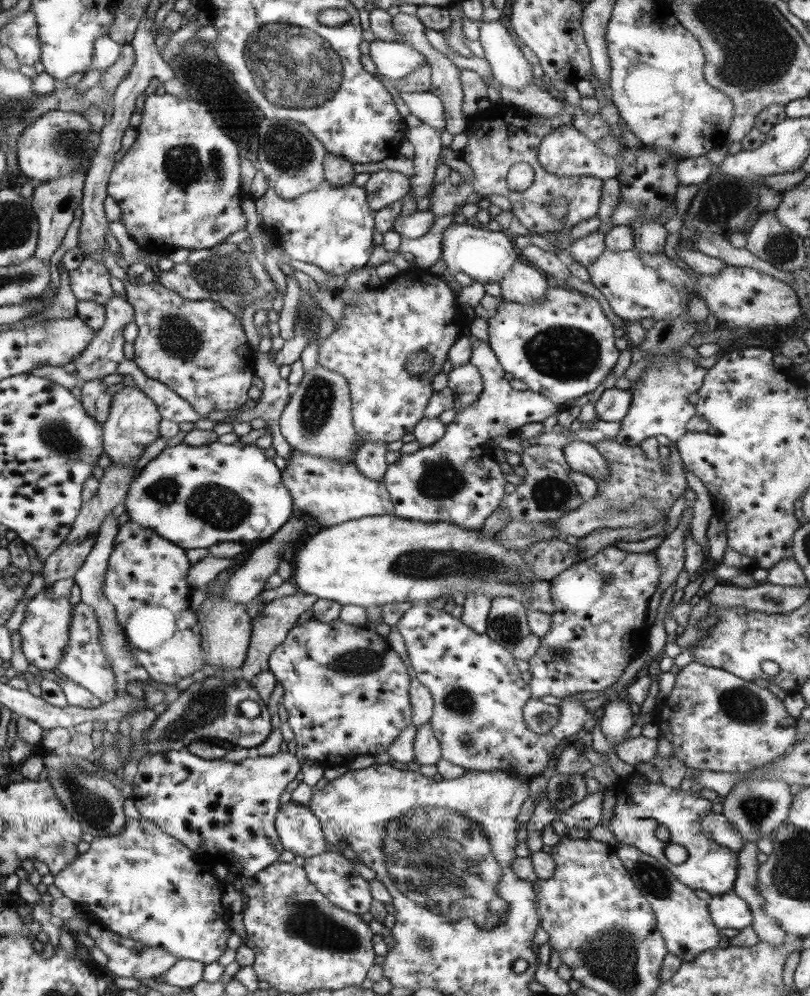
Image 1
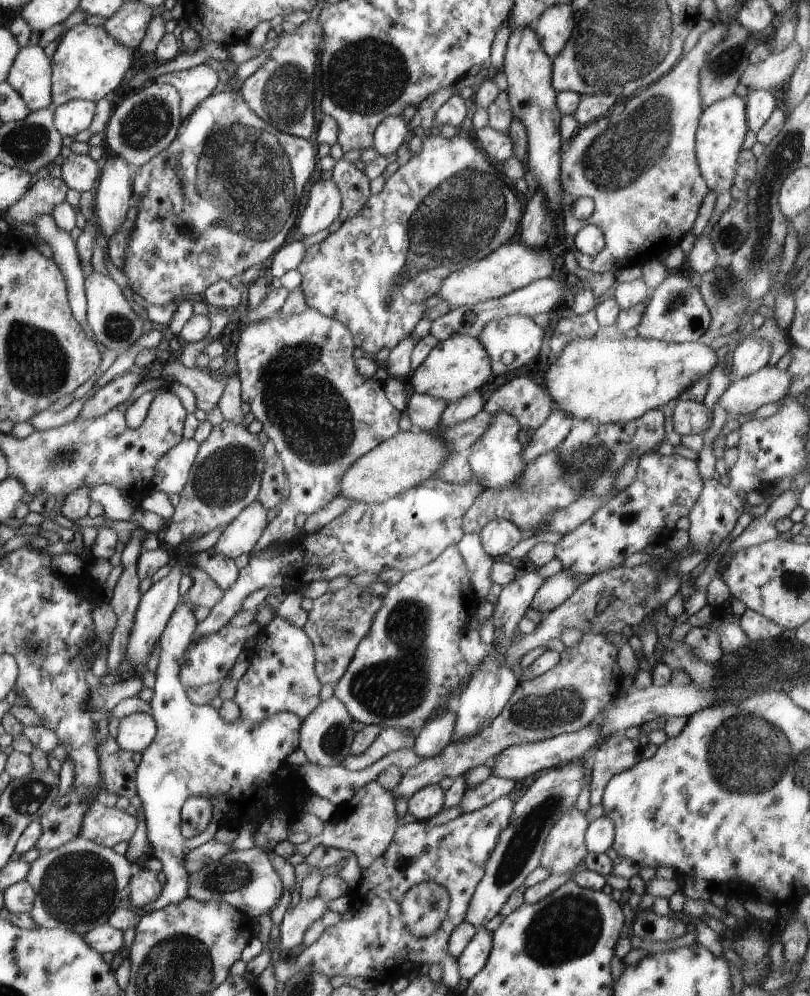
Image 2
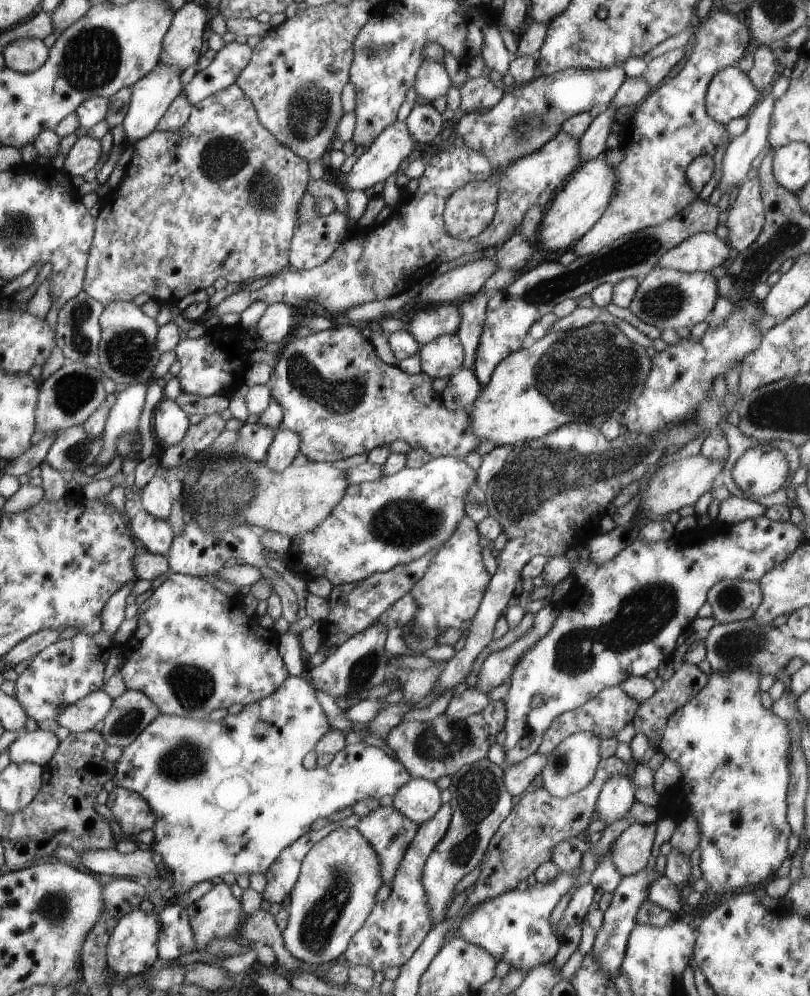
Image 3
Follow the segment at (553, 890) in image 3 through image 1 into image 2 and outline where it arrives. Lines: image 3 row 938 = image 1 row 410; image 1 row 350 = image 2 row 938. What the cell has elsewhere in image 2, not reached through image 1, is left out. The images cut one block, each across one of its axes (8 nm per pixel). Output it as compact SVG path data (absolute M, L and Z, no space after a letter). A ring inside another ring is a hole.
M479 927L475 936L467 942L467 946L456 957L459 980L471 980L479 970L483 969L489 950L491 949L491 933Z

